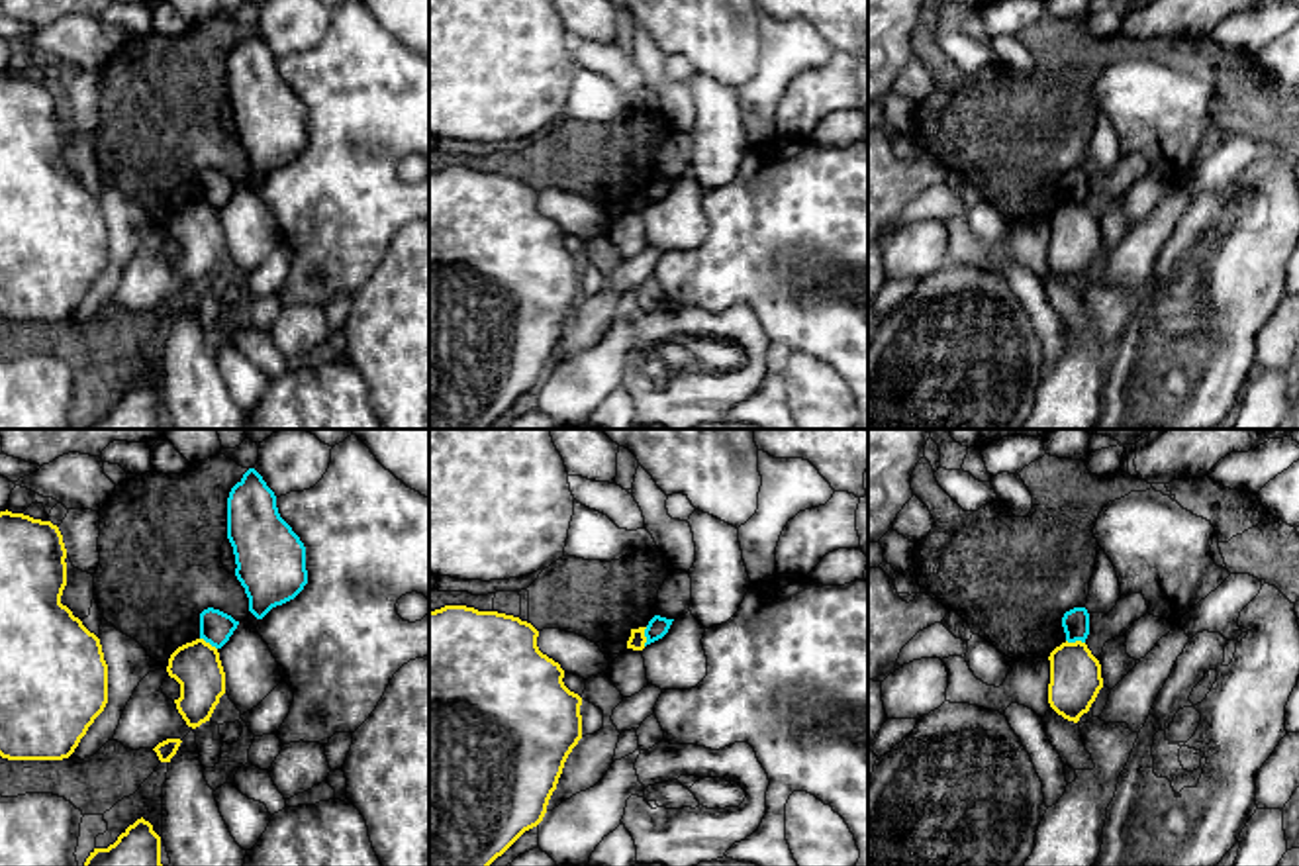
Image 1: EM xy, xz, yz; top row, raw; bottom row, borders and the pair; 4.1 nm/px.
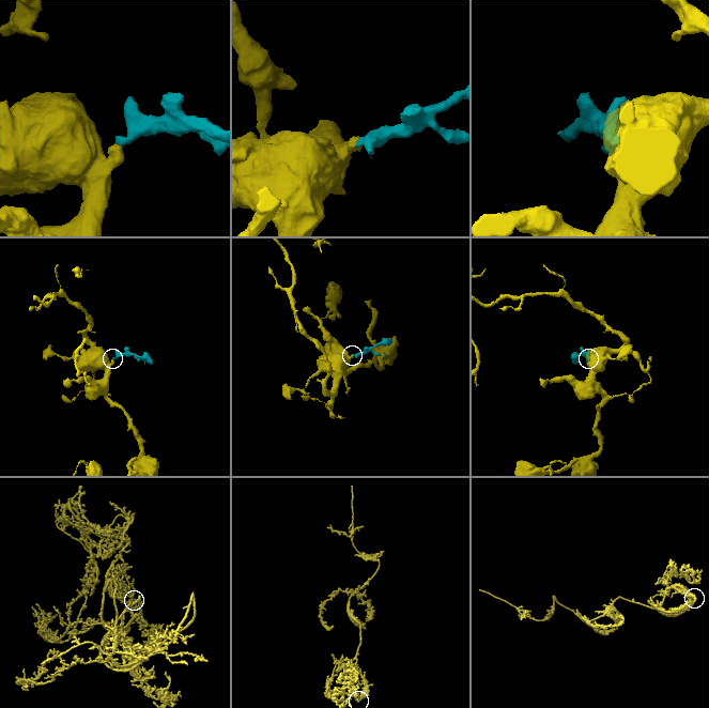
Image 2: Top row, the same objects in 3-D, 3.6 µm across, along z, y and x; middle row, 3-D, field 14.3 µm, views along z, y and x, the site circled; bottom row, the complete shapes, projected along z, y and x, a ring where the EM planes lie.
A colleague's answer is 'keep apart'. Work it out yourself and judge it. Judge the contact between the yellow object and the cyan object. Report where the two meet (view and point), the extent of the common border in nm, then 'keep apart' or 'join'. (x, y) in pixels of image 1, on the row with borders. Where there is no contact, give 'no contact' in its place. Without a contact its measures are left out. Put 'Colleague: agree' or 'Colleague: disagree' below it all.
contact xz (645, 637); length 80 nm; keep apart
Colleague: agree

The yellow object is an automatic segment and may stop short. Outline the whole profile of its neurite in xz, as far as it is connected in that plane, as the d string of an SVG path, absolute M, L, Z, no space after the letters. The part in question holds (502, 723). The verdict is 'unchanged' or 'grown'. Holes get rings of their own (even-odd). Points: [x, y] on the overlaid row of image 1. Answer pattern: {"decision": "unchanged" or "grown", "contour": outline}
{"decision": "unchanged", "contour": "M466 605L429 611L429 866L490 866L525 831L543 821L564 762L582 739L582 698L564 686L564 670L539 650L537 637L539 631L531 623L498 611L478 611Z"}

